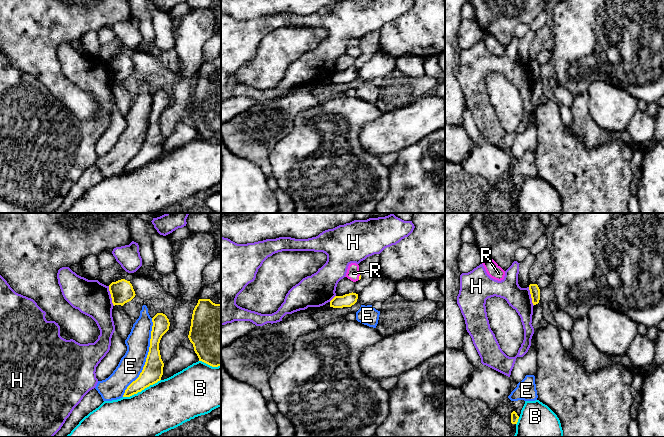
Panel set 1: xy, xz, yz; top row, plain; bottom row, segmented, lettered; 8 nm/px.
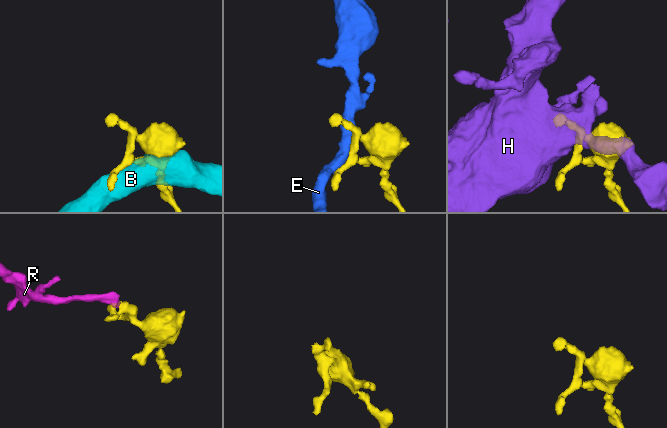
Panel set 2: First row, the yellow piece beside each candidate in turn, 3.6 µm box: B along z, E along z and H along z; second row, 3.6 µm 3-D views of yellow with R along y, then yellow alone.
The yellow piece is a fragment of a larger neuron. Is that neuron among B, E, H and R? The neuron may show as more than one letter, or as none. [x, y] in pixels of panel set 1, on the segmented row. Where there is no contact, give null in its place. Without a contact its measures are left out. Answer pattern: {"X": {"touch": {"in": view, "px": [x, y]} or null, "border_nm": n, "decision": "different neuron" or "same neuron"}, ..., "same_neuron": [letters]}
{"B": {"touch": {"in": "xy", "px": [141, 390]}, "border_nm": 340, "decision": "different neuron"}, "E": {"touch": {"in": "xy", "px": [147, 357]}, "border_nm": 700, "decision": "different neuron"}, "H": {"touch": {"in": "xy", "px": [111, 296]}, "border_nm": 170, "decision": "different neuron"}, "R": {"touch": {"in": "xz", "px": [359, 277]}, "border_nm": 40, "decision": "same neuron"}, "same_neuron": ["R"]}

